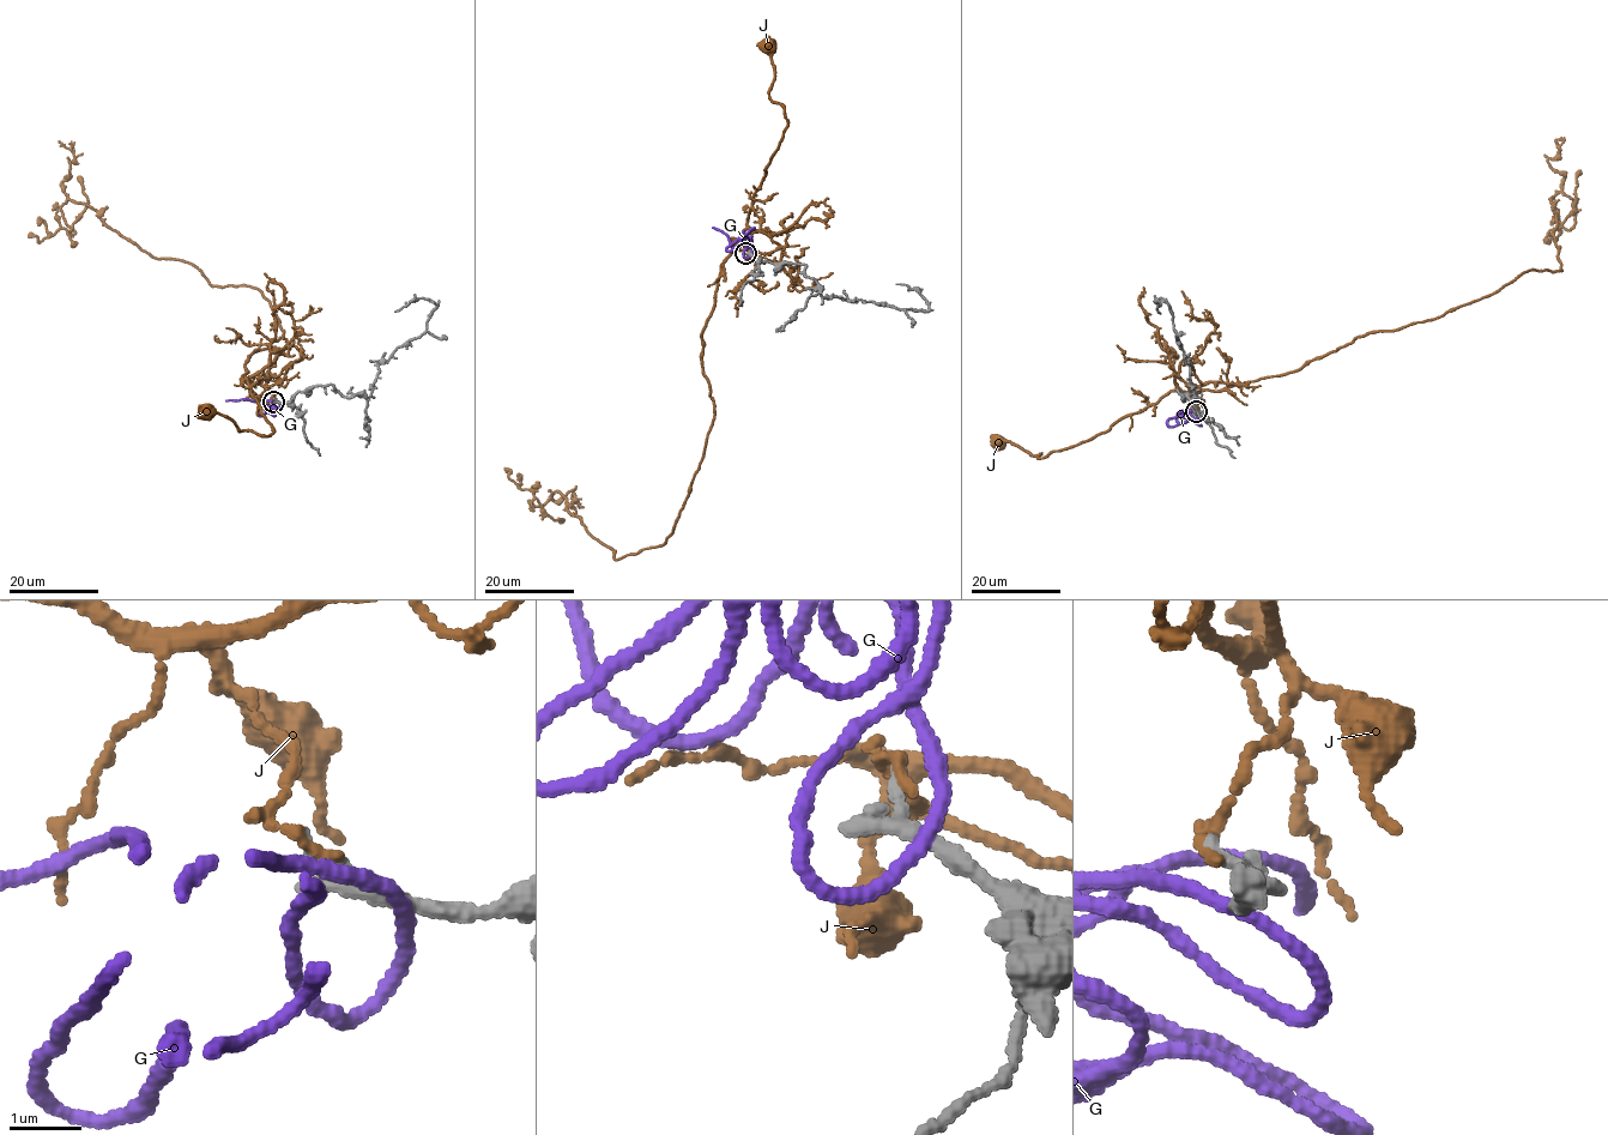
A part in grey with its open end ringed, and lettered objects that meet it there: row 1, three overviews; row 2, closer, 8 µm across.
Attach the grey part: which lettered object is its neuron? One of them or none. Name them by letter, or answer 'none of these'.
none of these

